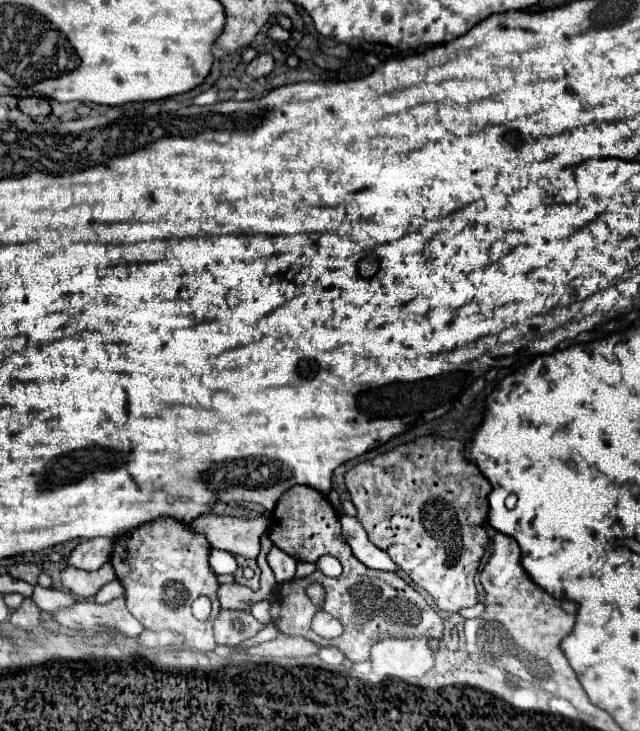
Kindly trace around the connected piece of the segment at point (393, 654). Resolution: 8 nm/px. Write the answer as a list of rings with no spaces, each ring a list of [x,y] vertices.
[[[381,638],[371,648],[371,662],[379,676],[415,682],[433,668],[435,658],[427,638]]]

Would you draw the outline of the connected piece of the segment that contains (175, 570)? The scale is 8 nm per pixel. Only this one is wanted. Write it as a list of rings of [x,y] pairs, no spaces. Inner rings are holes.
[[[169,516],[145,522],[129,534],[117,536],[113,542],[111,564],[125,588],[127,610],[149,630],[175,630],[183,634],[185,644],[193,650],[215,650],[213,620],[221,608],[217,600],[219,582],[209,564],[209,552],[211,544],[203,534]],[[173,592],[185,592],[185,596],[173,596]],[[201,594],[209,596],[213,602],[213,612],[207,622],[199,622],[191,614],[191,602]]]

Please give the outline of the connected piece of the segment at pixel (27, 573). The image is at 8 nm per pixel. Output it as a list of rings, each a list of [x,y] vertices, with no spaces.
[[[13,564],[7,570],[17,580],[25,580],[25,582],[29,582],[33,586],[37,584],[37,576],[41,574],[41,566],[39,564]]]

